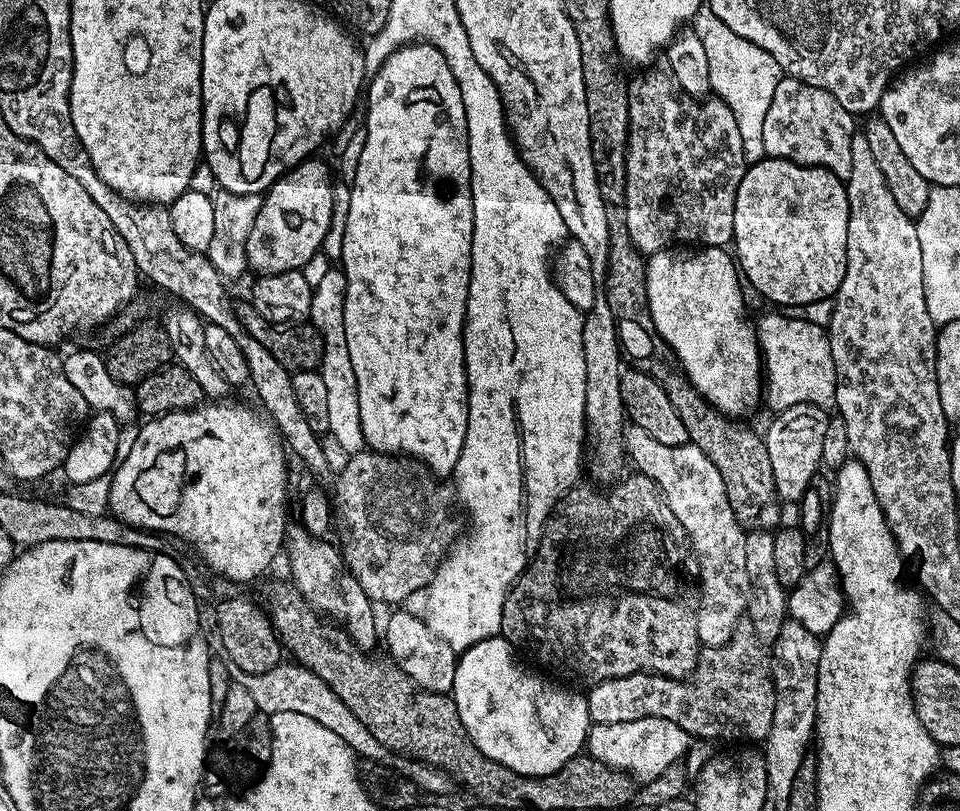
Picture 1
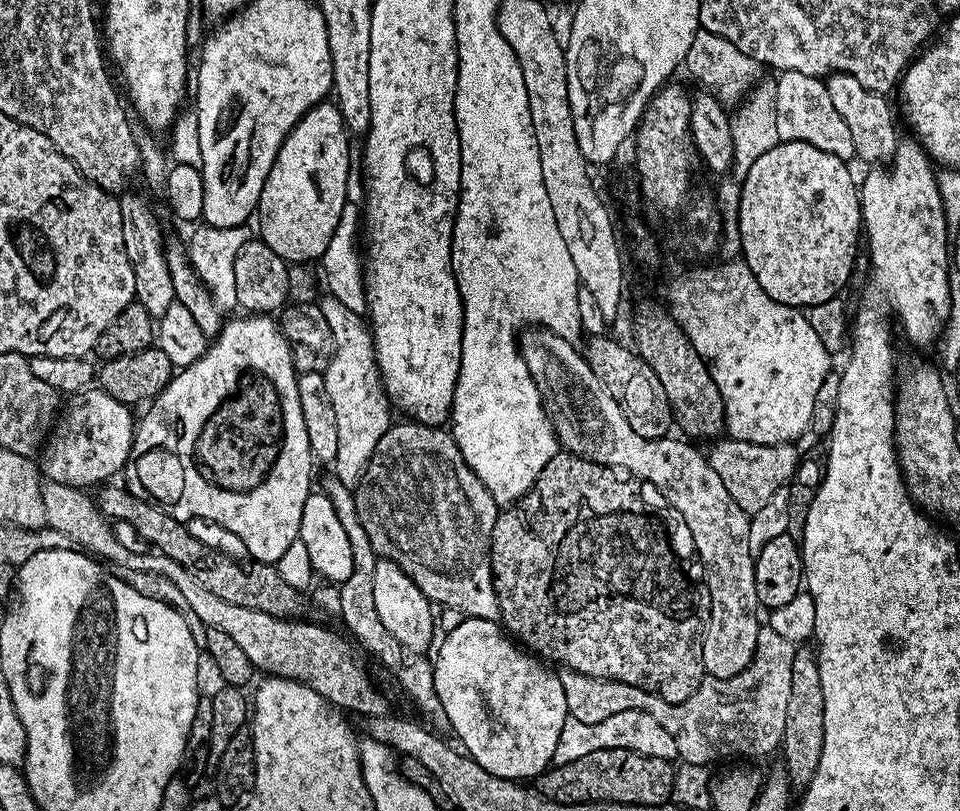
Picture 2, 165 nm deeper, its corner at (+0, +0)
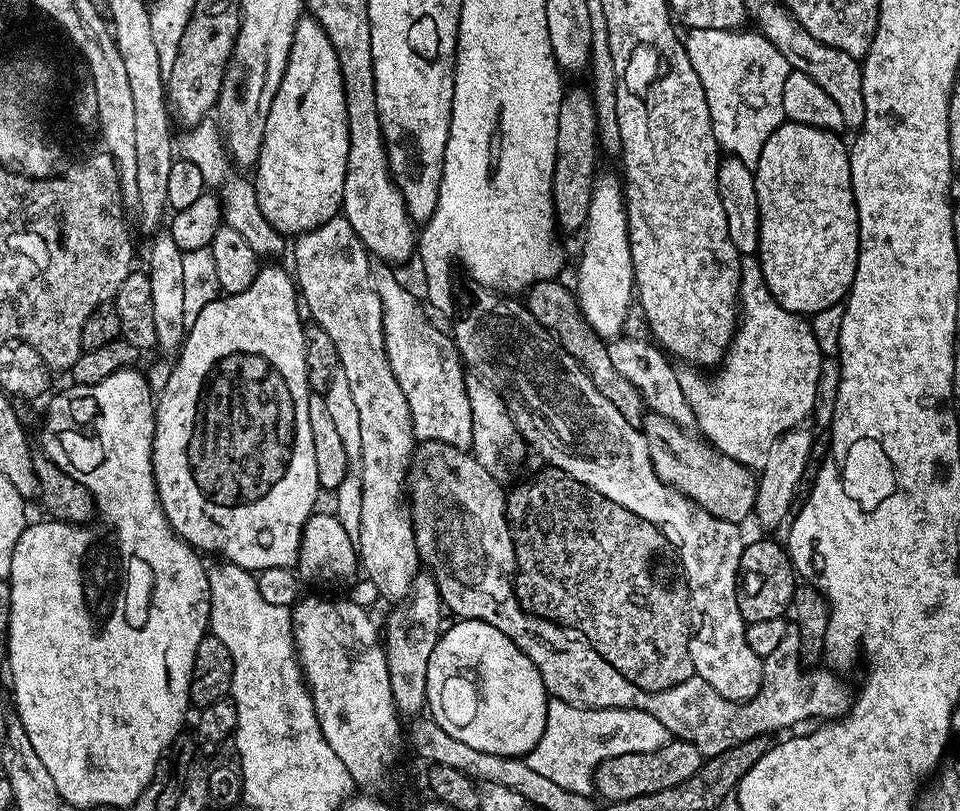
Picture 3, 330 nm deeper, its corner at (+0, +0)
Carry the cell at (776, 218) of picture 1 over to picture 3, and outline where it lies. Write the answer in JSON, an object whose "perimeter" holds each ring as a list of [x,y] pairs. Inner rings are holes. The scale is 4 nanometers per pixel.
{"perimeter":[[[785,122],[774,130],[774,134],[770,134],[770,138],[766,138],[766,146],[762,146],[762,154],[754,165],[756,189],[758,190],[758,210],[760,211],[760,251],[758,259],[760,261],[760,269],[764,275],[764,284],[770,290],[772,297],[781,306],[797,314],[815,314],[826,310],[826,306],[834,306],[841,303],[851,289],[856,267],[858,266],[860,223],[858,222],[854,190],[852,189],[852,171],[850,170],[850,158],[848,157],[849,145],[847,143],[843,144],[839,140],[840,138],[837,133],[828,132],[824,128]]]}

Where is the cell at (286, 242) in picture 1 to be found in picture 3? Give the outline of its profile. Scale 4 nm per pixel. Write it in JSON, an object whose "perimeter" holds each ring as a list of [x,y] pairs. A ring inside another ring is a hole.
{"perimeter":[[[301,15],[300,21],[296,23],[296,37],[292,40],[292,52],[288,56],[288,65],[284,71],[282,82],[278,86],[278,94],[274,94],[274,102],[270,106],[270,114],[266,118],[266,130],[260,147],[260,157],[256,160],[254,169],[254,185],[258,206],[266,220],[279,234],[289,238],[295,238],[302,232],[309,232],[326,222],[330,218],[341,215],[344,202],[344,183],[346,182],[346,158],[348,157],[348,123],[346,122],[346,94],[342,86],[342,70],[338,66],[338,54],[334,54],[334,46],[330,38],[326,38],[326,30],[322,30],[320,23],[312,19],[311,15]]]}

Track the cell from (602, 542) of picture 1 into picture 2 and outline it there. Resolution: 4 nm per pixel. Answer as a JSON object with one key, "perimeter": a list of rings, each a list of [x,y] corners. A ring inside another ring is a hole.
{"perimeter":[[[557,450],[554,458],[546,462],[542,474],[536,480],[536,487],[515,506],[508,506],[497,515],[492,531],[492,581],[500,607],[500,620],[503,627],[529,653],[551,662],[561,664],[561,669],[590,676],[594,680],[617,680],[630,686],[638,686],[644,692],[654,692],[661,696],[667,704],[681,704],[698,690],[698,686],[706,675],[704,670],[704,633],[710,627],[710,612],[700,605],[700,596],[692,589],[690,581],[684,577],[676,556],[672,553],[672,544],[664,533],[664,528],[648,513],[642,497],[636,493],[633,481],[619,480],[613,469],[596,464],[581,456],[575,456],[567,450]]]}

